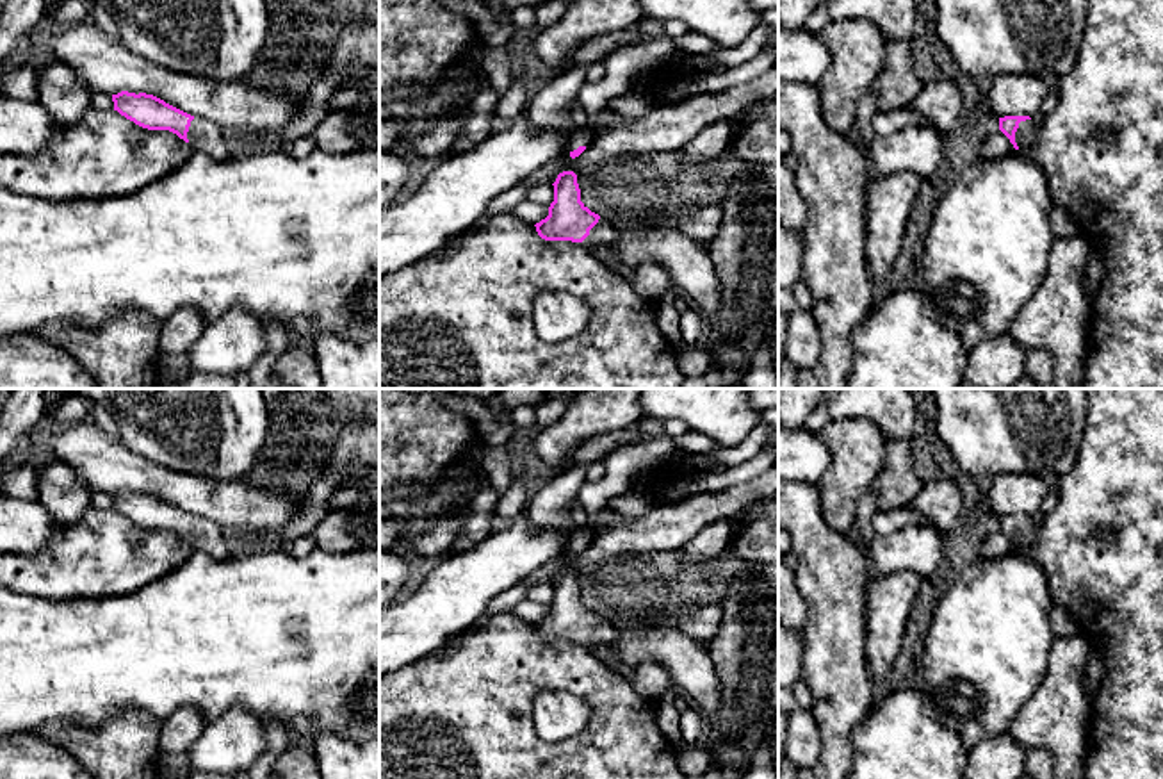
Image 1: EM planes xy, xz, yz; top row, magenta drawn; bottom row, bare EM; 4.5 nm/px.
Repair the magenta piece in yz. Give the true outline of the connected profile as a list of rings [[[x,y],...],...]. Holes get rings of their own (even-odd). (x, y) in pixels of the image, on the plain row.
[[[1029,515],[999,517],[999,529],[1010,538],[1015,549],[1031,545],[1037,540],[1037,524]]]

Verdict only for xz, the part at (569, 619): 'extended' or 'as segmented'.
extended

